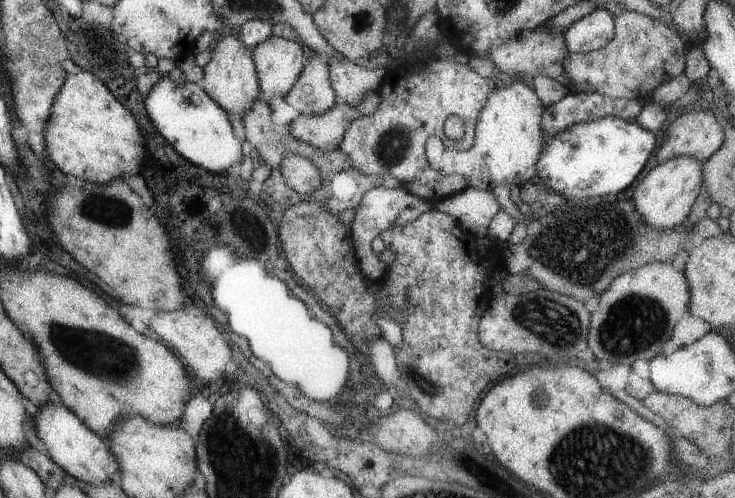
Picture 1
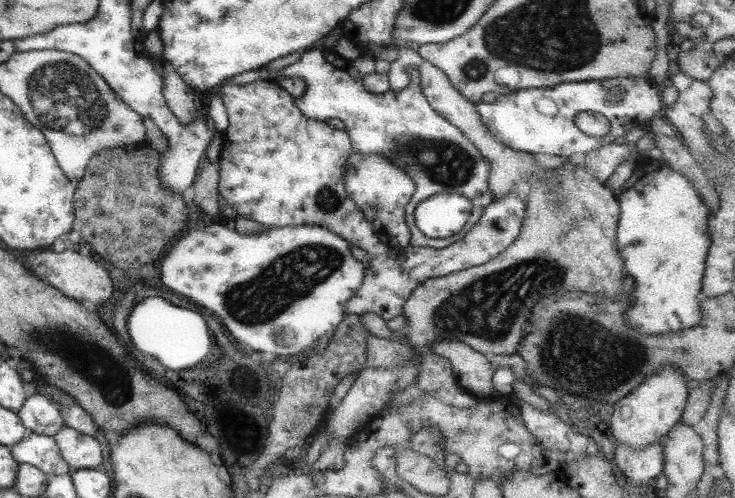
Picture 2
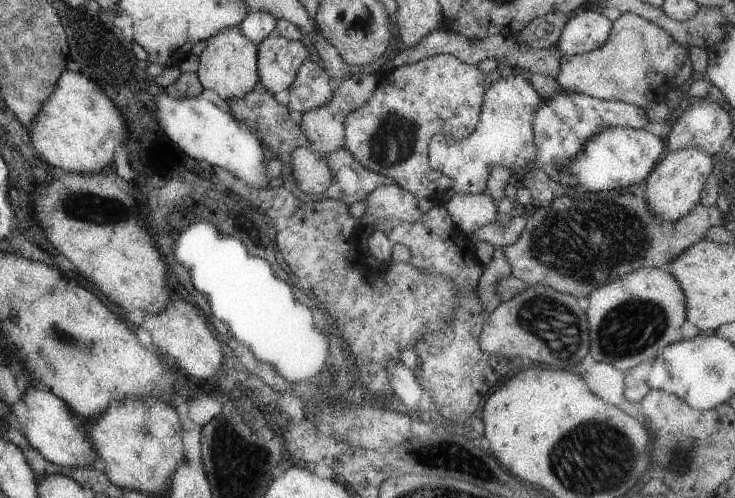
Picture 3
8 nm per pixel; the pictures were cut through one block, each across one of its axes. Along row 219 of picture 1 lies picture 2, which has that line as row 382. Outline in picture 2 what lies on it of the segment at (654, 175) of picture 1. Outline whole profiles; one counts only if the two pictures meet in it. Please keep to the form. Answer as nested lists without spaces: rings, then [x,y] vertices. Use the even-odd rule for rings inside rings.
[[[663,367],[653,373],[641,384],[638,384],[629,395],[613,404],[613,412],[609,416],[610,430],[618,443],[629,449],[642,449],[663,440],[665,434],[680,420],[681,413],[687,403],[689,389],[681,378],[679,370]]]

